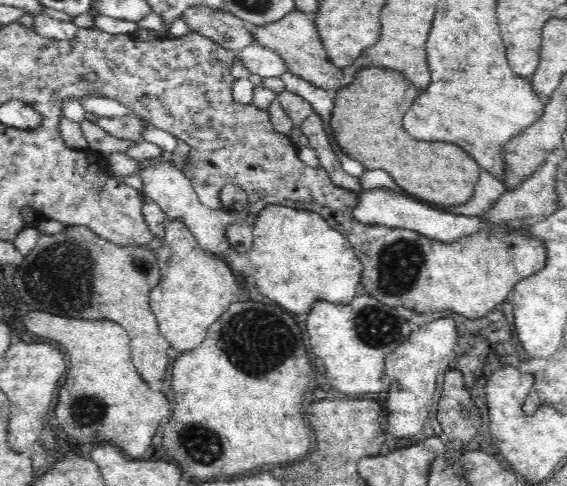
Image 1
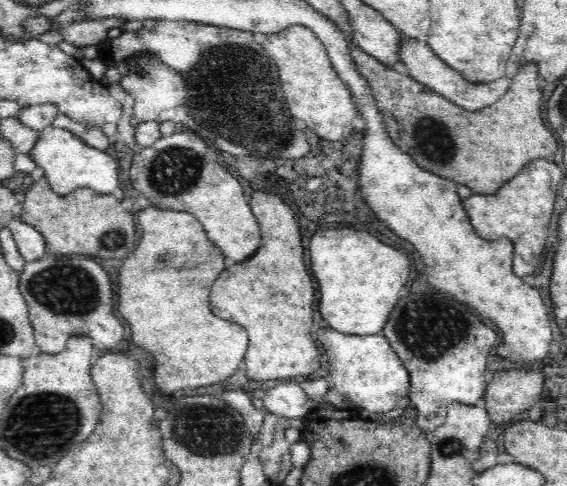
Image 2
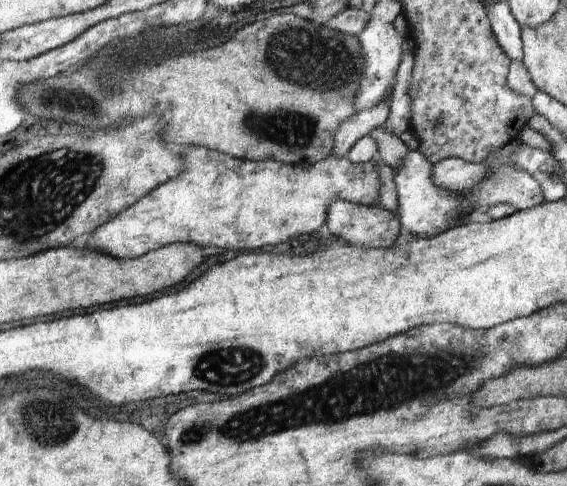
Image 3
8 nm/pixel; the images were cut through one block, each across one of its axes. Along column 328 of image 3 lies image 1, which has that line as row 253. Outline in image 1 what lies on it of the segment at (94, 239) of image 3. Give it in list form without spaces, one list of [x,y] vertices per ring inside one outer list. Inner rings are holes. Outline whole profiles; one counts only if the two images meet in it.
[[[181,218],[165,221],[165,236],[157,259],[160,282],[151,290],[149,303],[157,318],[159,331],[169,346],[180,352],[195,349],[204,341],[208,328],[228,310],[236,296],[236,276],[217,256],[206,254]]]

